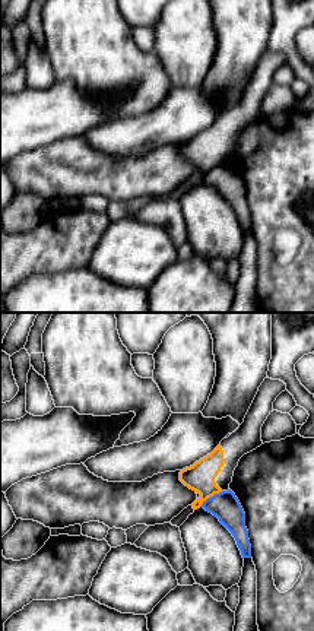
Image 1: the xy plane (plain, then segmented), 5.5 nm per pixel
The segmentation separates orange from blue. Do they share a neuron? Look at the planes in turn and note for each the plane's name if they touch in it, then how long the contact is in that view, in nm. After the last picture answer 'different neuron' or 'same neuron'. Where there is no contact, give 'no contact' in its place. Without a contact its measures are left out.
contact in xy; length 150 nm

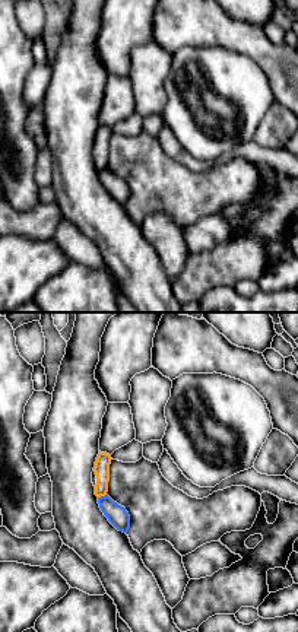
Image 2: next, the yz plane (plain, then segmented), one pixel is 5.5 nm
contact in yz; length 50 nm

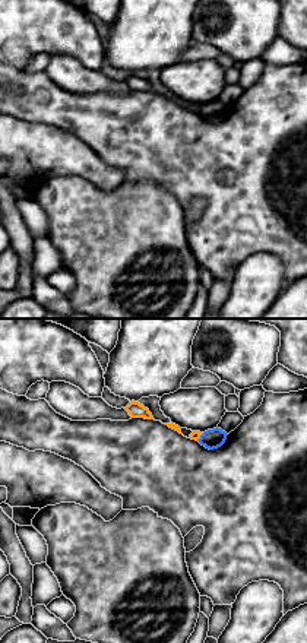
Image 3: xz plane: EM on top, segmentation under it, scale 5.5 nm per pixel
contact in xz; length 60 nm

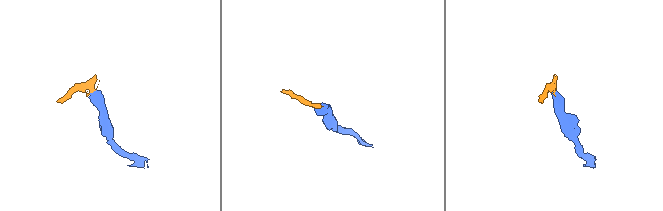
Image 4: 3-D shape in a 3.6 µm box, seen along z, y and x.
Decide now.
different neuron

